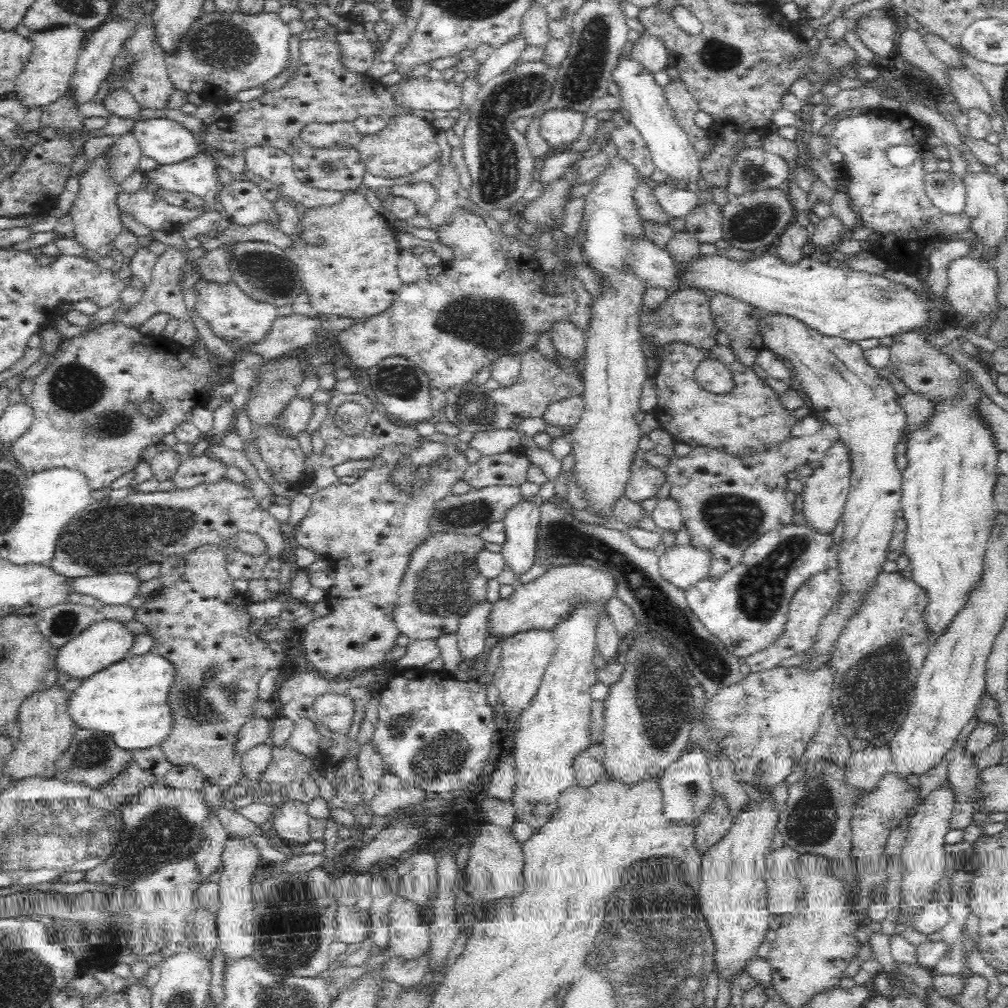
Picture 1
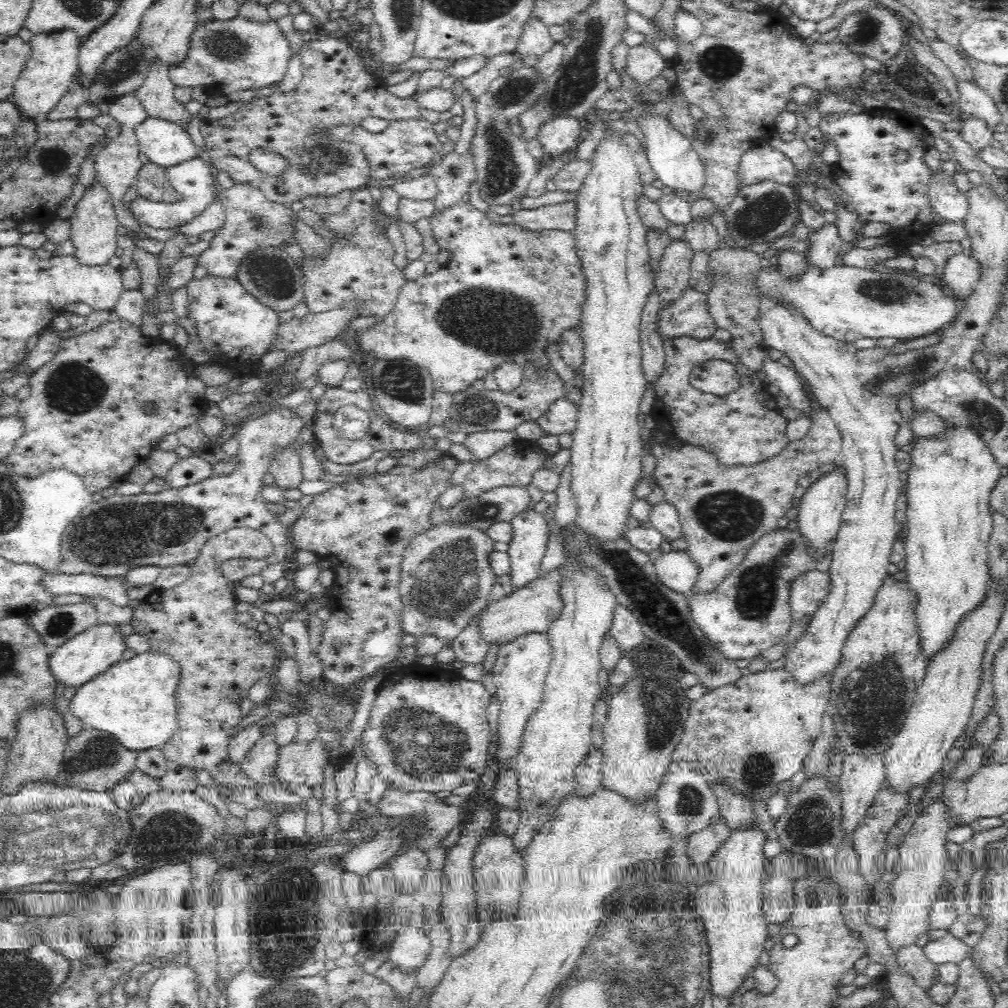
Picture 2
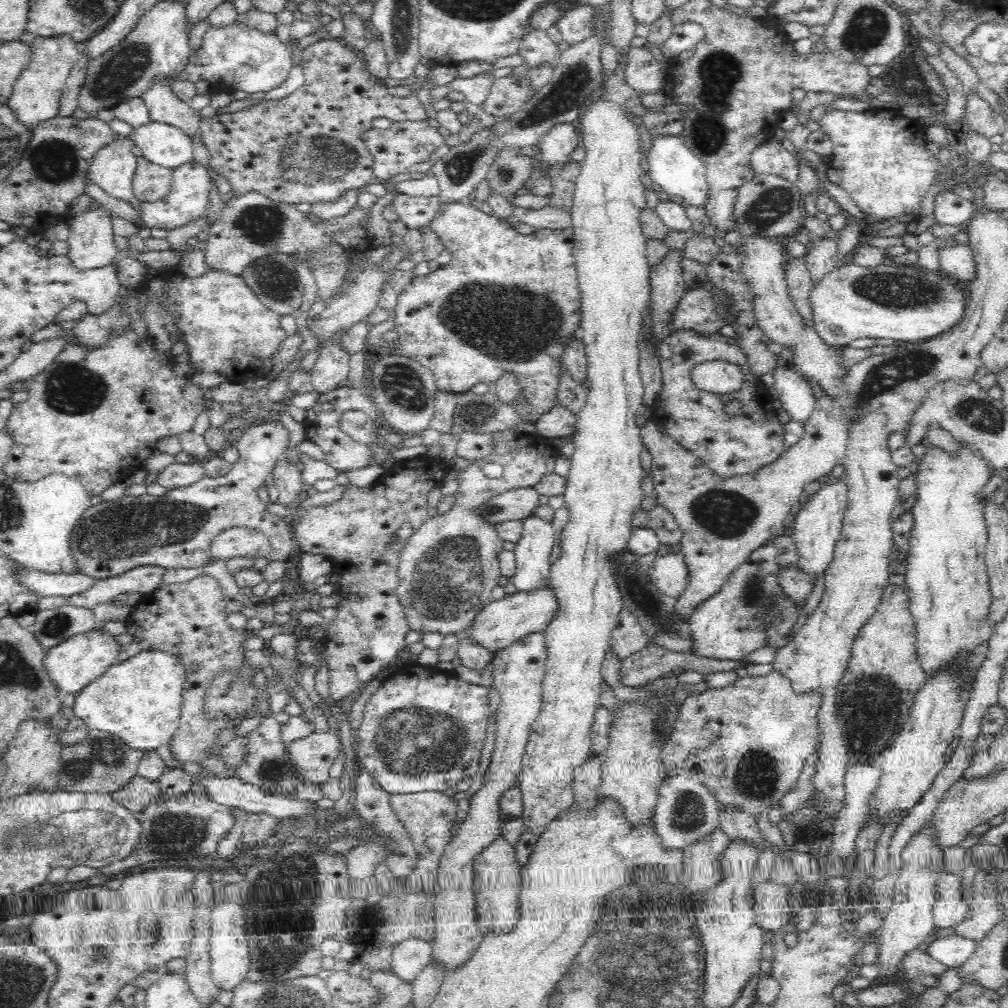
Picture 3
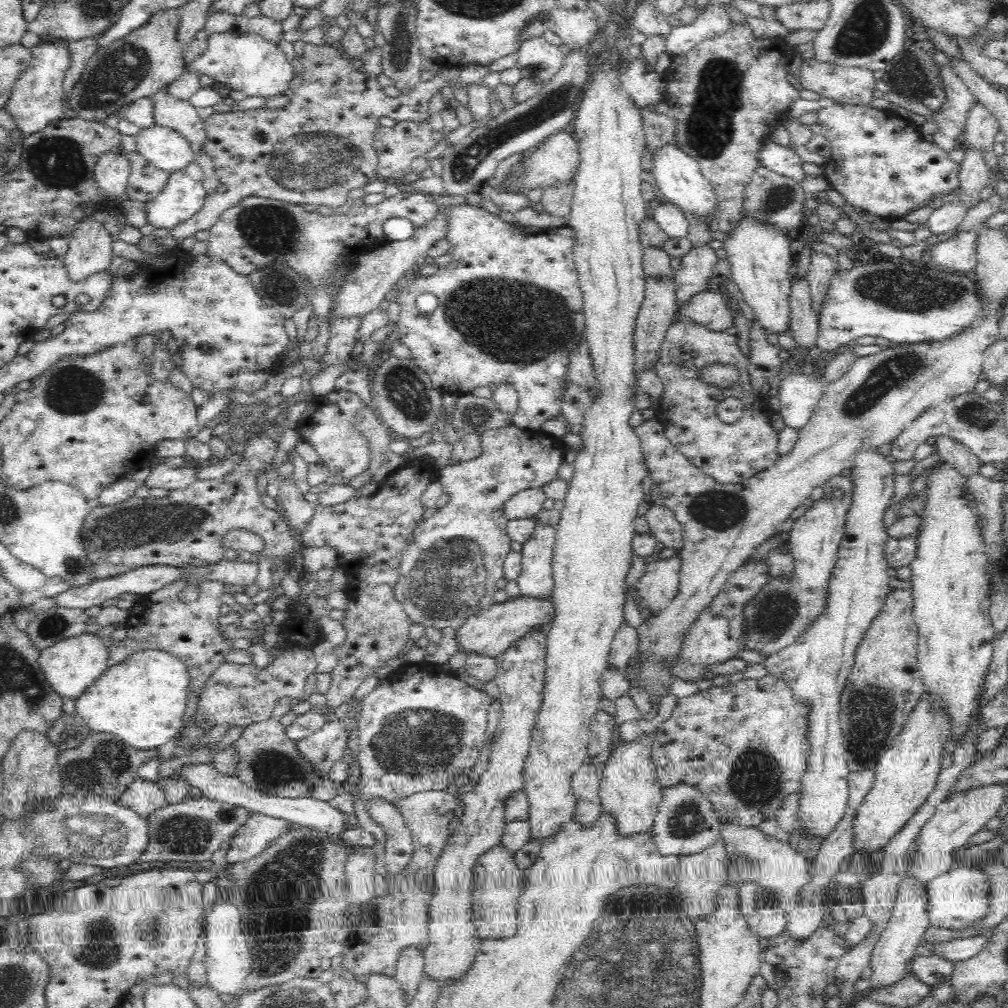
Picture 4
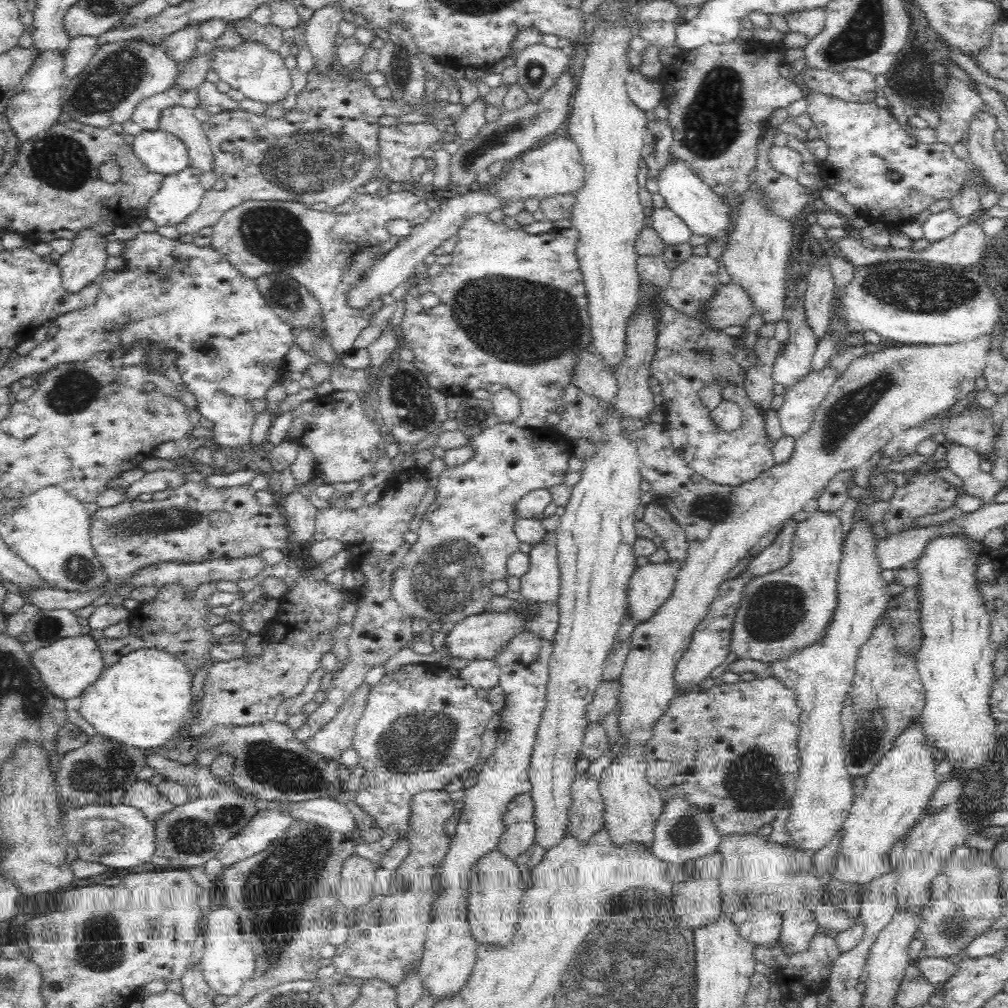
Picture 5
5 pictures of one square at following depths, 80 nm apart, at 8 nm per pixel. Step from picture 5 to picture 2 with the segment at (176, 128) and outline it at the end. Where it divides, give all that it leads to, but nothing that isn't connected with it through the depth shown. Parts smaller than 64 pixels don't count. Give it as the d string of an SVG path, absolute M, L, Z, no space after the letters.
M156 62L148 70L144 84L134 92L134 96L140 99L150 118L166 120L186 129L192 120L192 113L176 99L175 88L169 78L169 69Z

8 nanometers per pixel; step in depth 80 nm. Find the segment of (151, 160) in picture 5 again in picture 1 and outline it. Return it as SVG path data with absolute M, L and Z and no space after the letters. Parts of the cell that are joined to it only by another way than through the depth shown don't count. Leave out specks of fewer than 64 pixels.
M150 118L134 124L133 134L141 154L154 158L159 165L171 165L190 159L198 151L198 139L182 125L167 118Z

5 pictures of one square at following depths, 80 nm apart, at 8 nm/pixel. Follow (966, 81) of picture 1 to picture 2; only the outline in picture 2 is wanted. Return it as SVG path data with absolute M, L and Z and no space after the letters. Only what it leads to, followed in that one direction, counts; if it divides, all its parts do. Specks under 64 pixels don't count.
M959 82L959 110L966 118L975 118L986 125L988 131L998 128L1001 114L995 102L974 82Z

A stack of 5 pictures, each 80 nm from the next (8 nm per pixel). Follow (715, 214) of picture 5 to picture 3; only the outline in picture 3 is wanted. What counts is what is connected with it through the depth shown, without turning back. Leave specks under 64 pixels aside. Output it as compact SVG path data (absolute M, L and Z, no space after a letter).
M666 136L656 141L652 141L647 156L649 175L653 182L660 184L664 194L676 196L682 200L684 207L694 206L694 208L704 208L710 199L710 189L708 186L705 166L695 154L692 154L684 143L682 138Z

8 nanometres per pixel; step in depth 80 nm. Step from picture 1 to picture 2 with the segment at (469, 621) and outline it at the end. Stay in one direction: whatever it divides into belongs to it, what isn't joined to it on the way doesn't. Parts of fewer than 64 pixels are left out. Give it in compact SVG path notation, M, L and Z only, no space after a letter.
M472 618L472 622L452 640L452 648L455 652L456 660L464 664L480 664L486 654L488 654L488 643L482 640L477 627L477 618Z

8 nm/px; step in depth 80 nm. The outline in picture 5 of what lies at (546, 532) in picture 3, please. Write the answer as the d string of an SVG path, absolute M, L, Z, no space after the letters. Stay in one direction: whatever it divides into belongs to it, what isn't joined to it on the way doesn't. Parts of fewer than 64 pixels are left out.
M548 531L548 536L540 544L532 546L528 555L530 570L519 578L519 592L531 603L556 603L560 598L562 571L554 531Z

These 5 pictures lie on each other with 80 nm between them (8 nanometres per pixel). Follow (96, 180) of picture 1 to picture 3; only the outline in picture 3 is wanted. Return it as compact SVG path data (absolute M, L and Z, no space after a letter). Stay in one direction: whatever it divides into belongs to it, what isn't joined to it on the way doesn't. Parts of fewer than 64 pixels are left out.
M94 203L94 208L82 212L69 221L70 236L67 240L69 251L67 257L73 270L83 273L84 270L104 268L114 264L114 260L121 255L115 245L115 234L112 229L112 216L103 206Z

